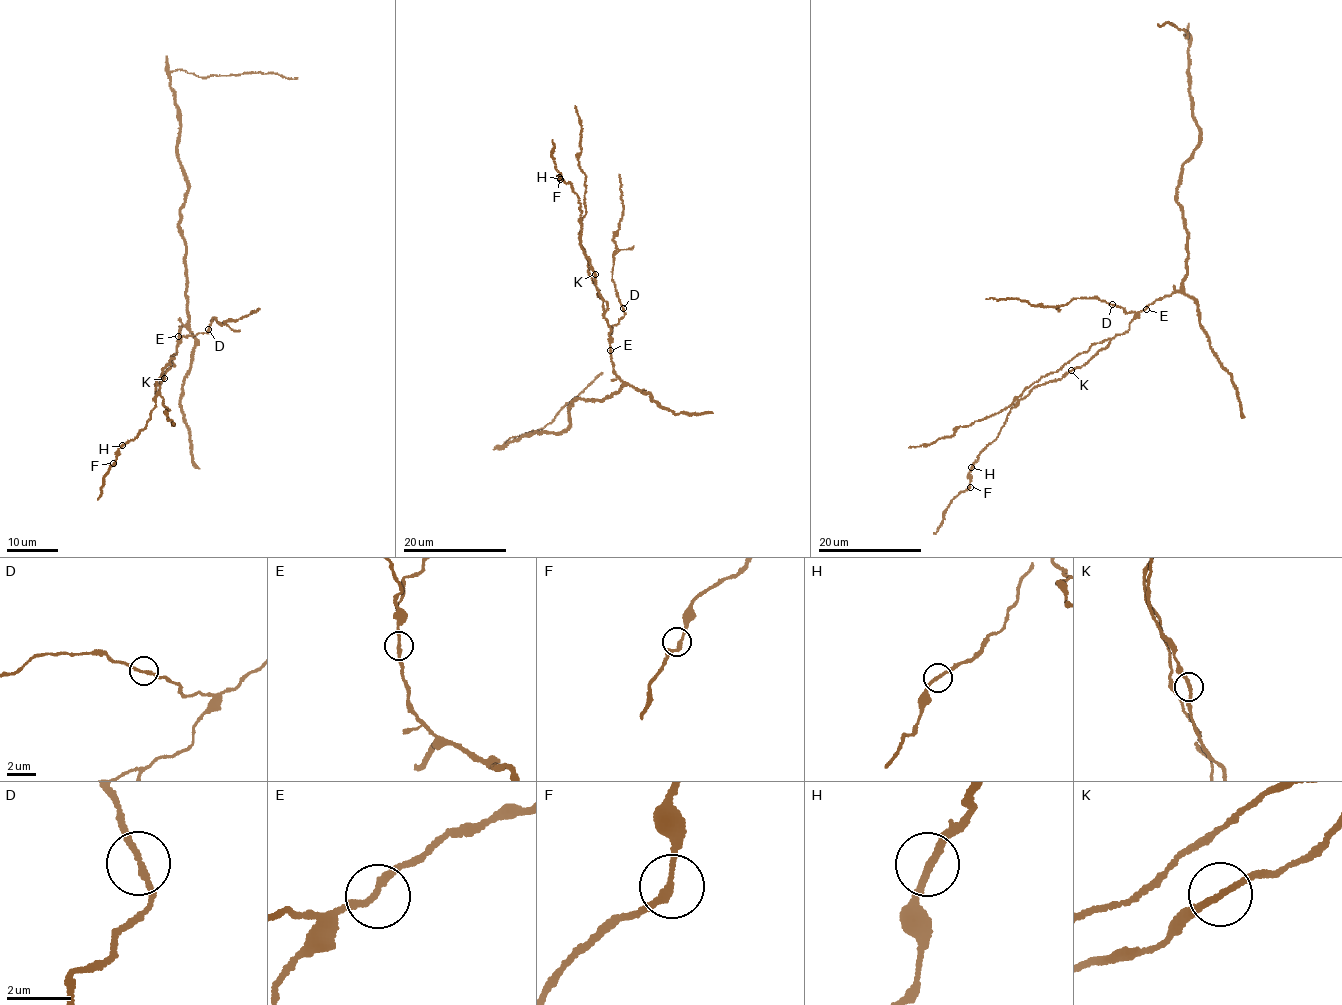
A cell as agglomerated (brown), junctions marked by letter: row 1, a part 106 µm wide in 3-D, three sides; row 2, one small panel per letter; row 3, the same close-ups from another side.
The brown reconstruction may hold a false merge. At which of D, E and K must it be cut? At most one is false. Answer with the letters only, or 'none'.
none

